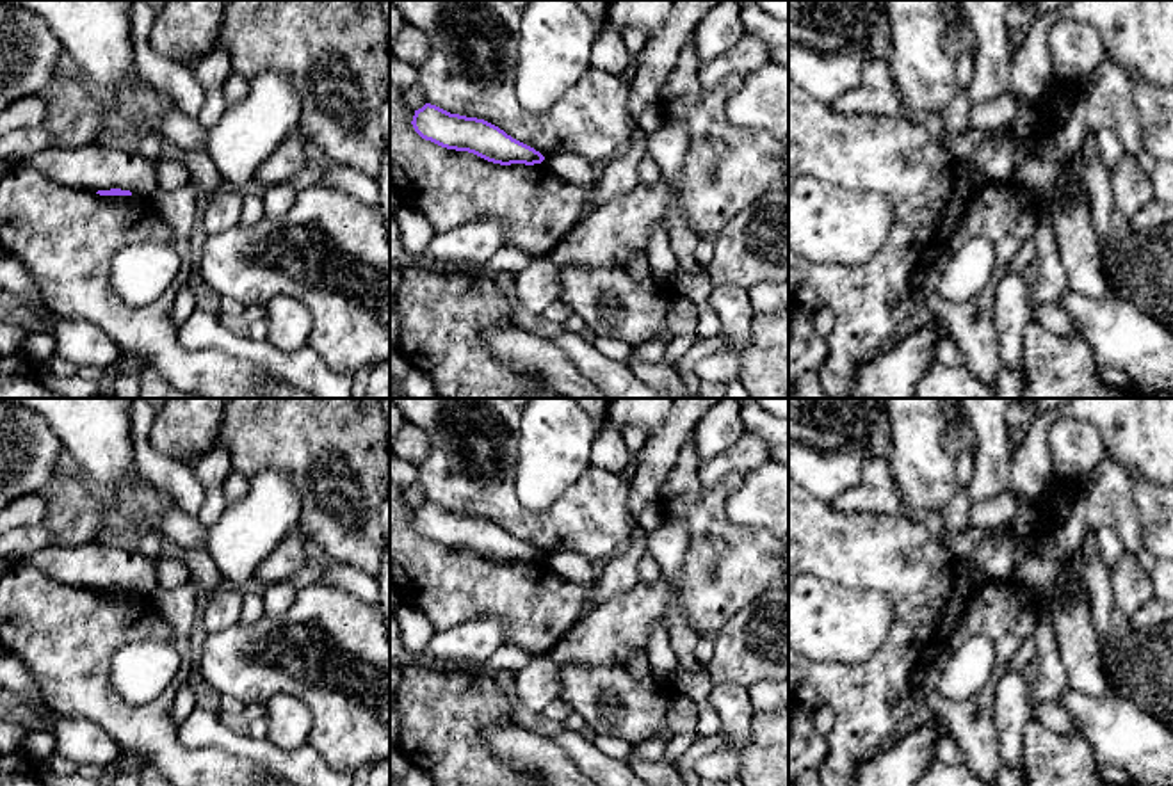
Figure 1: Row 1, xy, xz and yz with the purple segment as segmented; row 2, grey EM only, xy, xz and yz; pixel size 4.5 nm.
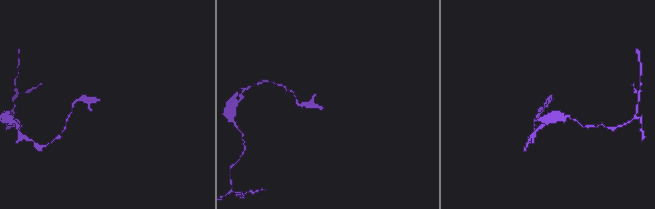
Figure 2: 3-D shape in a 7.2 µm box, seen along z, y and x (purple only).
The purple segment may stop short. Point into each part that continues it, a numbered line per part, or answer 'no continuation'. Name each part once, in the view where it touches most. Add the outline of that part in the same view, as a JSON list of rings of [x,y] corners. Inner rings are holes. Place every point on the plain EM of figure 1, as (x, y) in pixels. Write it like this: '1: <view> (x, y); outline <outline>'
no continuation

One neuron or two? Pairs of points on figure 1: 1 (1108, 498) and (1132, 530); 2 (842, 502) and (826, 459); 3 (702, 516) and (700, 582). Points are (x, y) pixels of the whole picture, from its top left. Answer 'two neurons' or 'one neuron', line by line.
1: one neuron
2: two neurons
3: one neuron

